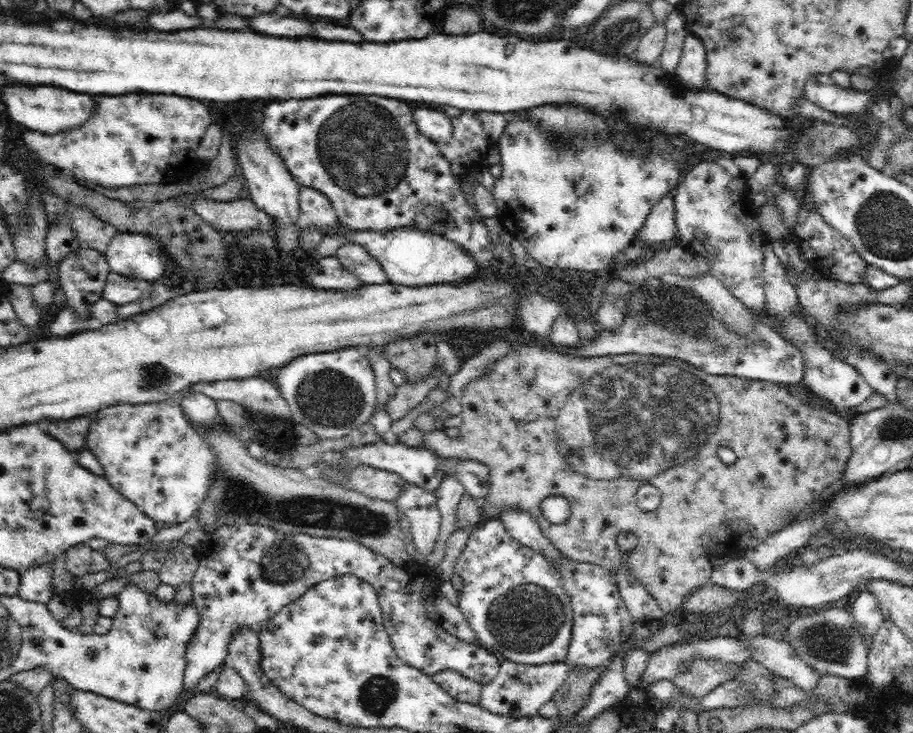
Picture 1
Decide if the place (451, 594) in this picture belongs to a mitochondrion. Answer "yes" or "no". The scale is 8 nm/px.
no

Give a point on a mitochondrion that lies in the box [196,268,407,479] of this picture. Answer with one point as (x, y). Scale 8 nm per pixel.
(328, 398)

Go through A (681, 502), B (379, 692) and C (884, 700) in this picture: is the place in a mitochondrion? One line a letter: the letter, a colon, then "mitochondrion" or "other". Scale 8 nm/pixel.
A: other
B: mitochondrion
C: other

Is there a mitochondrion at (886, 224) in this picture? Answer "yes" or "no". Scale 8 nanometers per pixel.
yes

